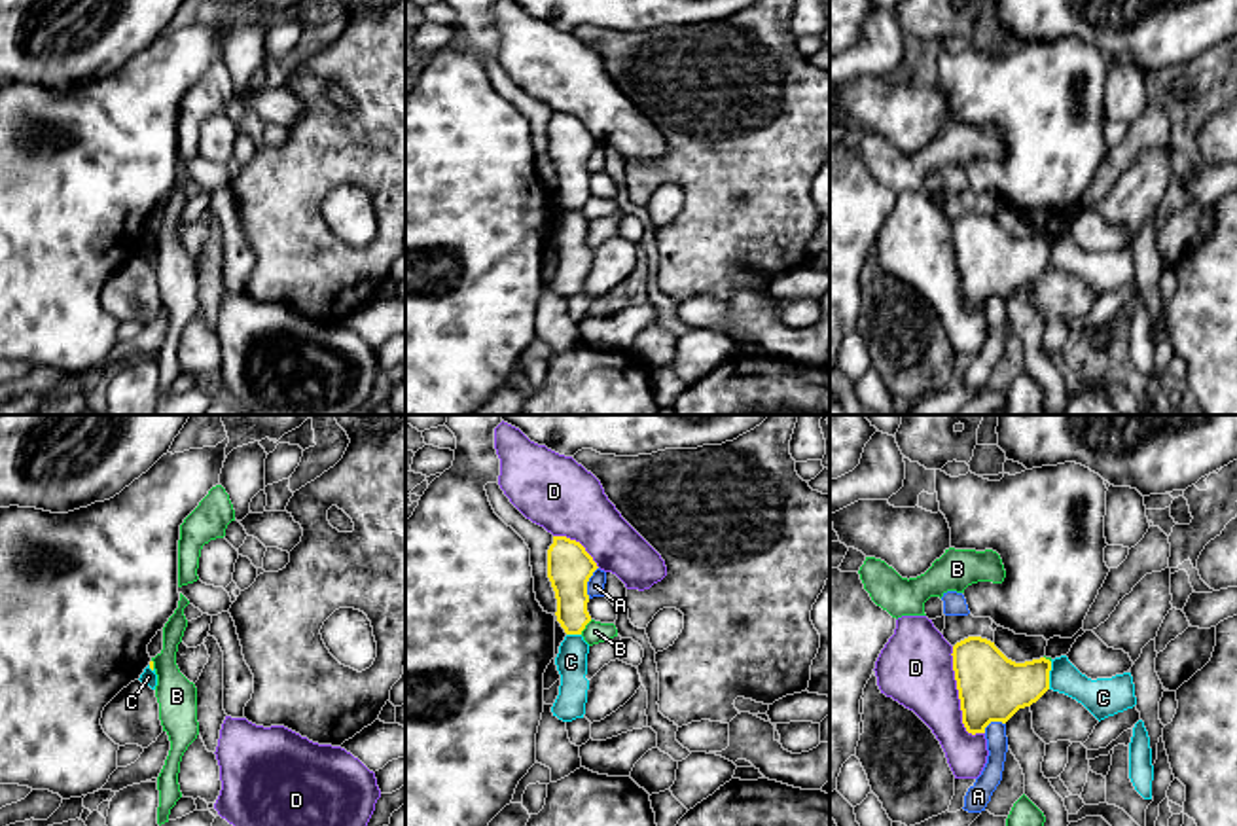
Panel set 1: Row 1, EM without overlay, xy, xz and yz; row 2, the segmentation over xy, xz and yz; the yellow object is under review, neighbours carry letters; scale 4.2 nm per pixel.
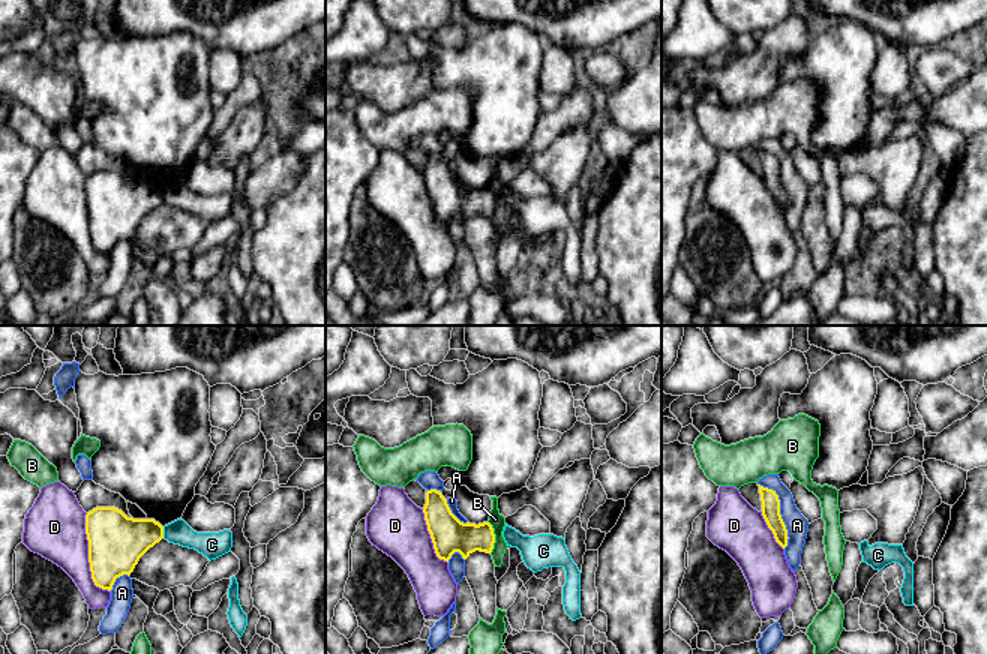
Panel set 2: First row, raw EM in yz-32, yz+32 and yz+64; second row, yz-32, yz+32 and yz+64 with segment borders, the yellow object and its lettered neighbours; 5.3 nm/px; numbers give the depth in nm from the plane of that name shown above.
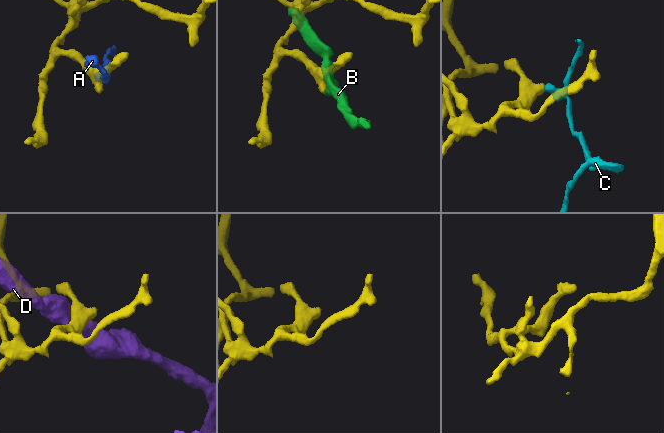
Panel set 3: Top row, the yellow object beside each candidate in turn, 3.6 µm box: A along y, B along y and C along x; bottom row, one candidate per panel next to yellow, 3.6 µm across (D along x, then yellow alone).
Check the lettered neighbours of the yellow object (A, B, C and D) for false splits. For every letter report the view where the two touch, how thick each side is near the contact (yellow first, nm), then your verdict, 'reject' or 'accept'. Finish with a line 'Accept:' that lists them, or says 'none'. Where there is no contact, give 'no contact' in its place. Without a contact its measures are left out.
A: meets yellow in xz; 190 nm thick on the yellow side, 80 nm on the other; reject
B: meets yellow in xz; 190 nm thick on the yellow side, 90 nm on the other; reject
C: meets yellow in yz; 280 nm thick on the yellow side, 160 nm on the other; reject
D: meets yellow in yz; 280 nm thick on the yellow side, 320 nm on the other; reject
Accept: none

